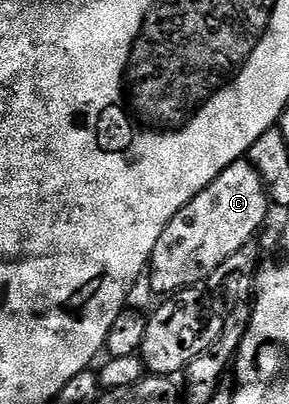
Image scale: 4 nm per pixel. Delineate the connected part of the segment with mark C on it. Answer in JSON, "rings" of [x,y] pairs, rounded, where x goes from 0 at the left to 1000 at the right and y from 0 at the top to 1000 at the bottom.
{"rings":[[[858,391],[820,394],[785,408],[785,418],[772,418],[772,428],[758,428],[758,438],[744,438],[744,448],[716,458],[716,468],[689,475],[661,500],[633,507],[633,517],[619,517],[619,527],[606,527],[606,537],[592,537],[578,567],[564,567],[550,597],[536,597],[522,668],[509,681],[533,725],[557,730],[543,735],[581,735],[647,710],[706,703],[792,636],[893,589],[889,569],[913,557],[931,522],[938,525],[931,480],[882,408],[869,408]]]}

